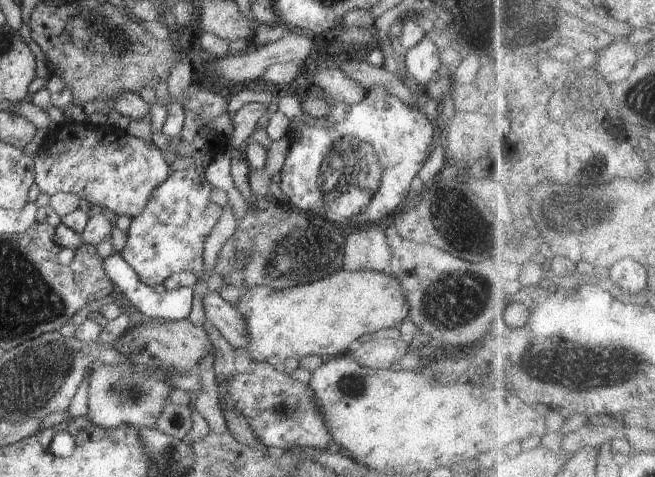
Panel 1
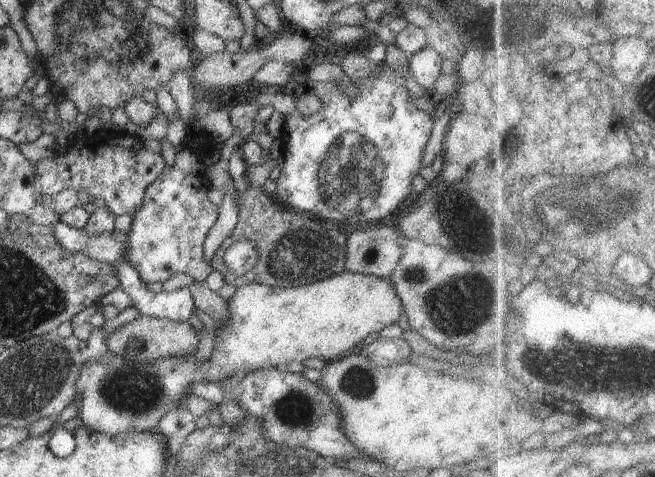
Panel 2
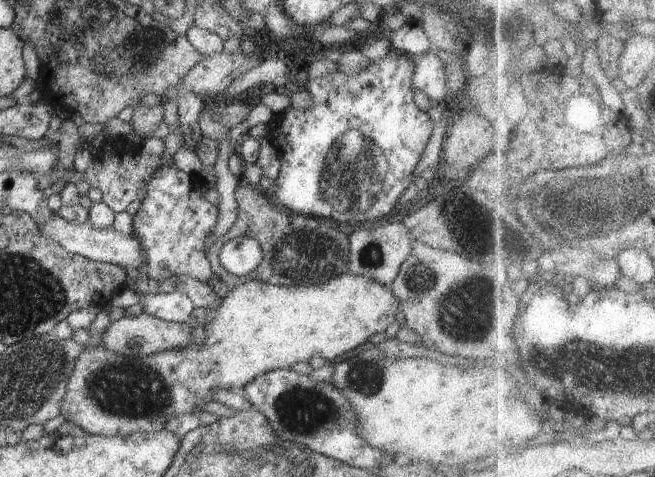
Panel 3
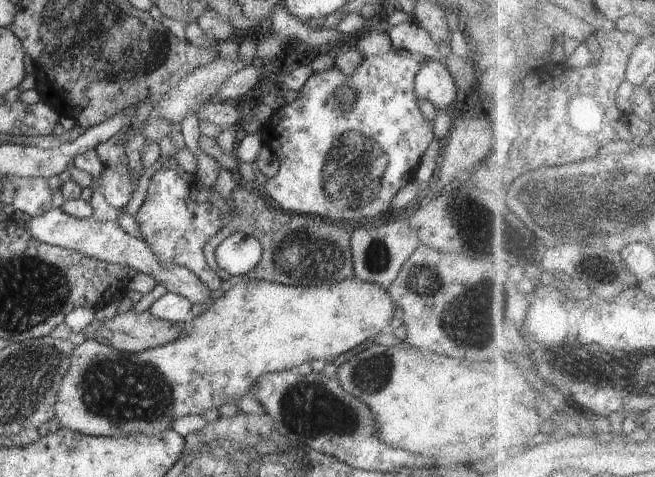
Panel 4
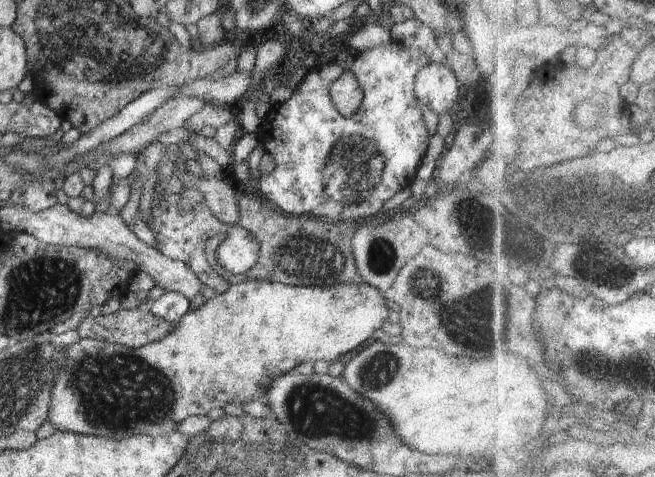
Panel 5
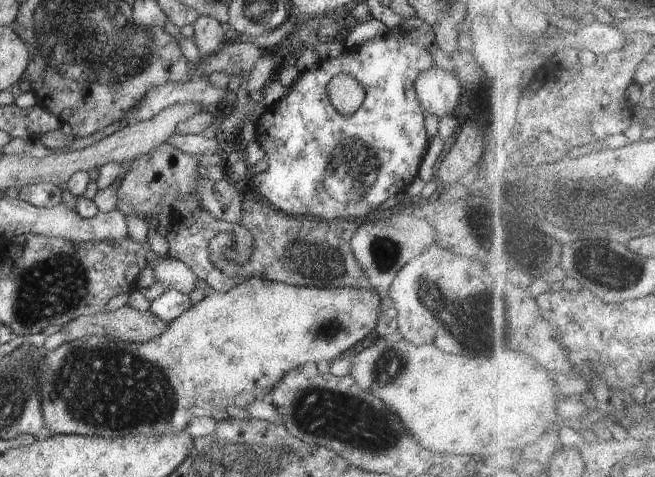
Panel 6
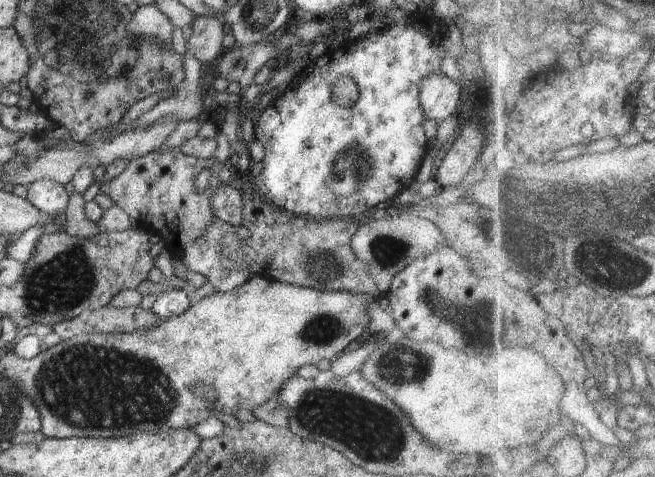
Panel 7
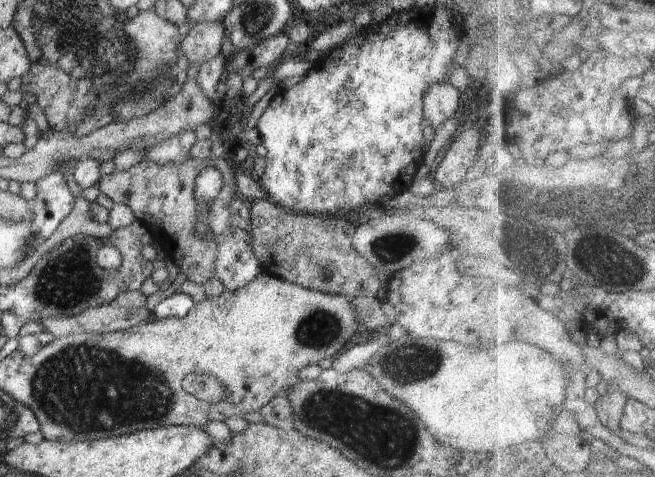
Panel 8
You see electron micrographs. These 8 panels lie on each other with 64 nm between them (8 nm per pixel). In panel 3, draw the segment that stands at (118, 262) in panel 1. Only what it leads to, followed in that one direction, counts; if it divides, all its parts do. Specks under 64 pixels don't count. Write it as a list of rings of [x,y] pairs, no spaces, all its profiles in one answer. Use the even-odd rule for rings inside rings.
[[[180,290],[156,294],[133,291],[138,295],[138,304],[142,306],[146,314],[172,323],[187,323],[193,316],[192,310],[195,306],[192,300]]]

